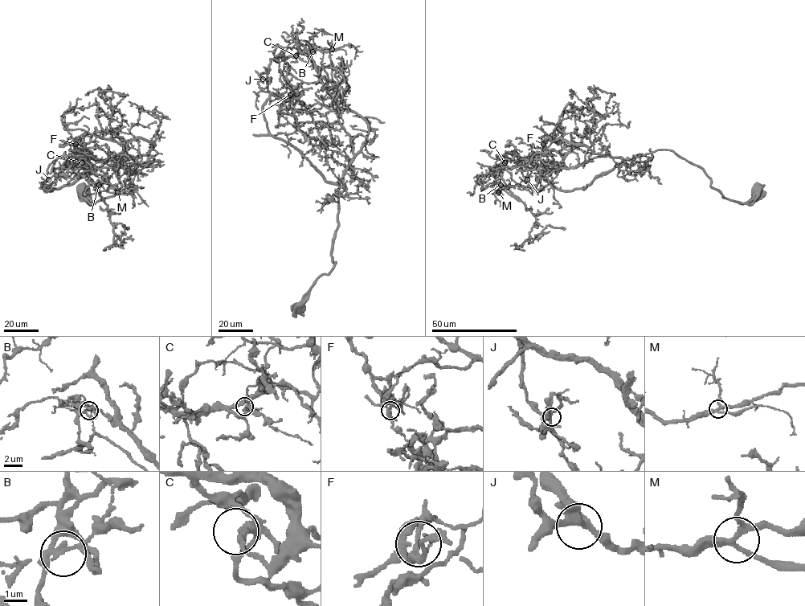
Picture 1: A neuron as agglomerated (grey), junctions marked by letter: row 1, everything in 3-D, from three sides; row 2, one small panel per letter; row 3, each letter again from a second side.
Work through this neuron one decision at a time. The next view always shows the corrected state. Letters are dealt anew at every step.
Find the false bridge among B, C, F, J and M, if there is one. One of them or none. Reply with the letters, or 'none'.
B

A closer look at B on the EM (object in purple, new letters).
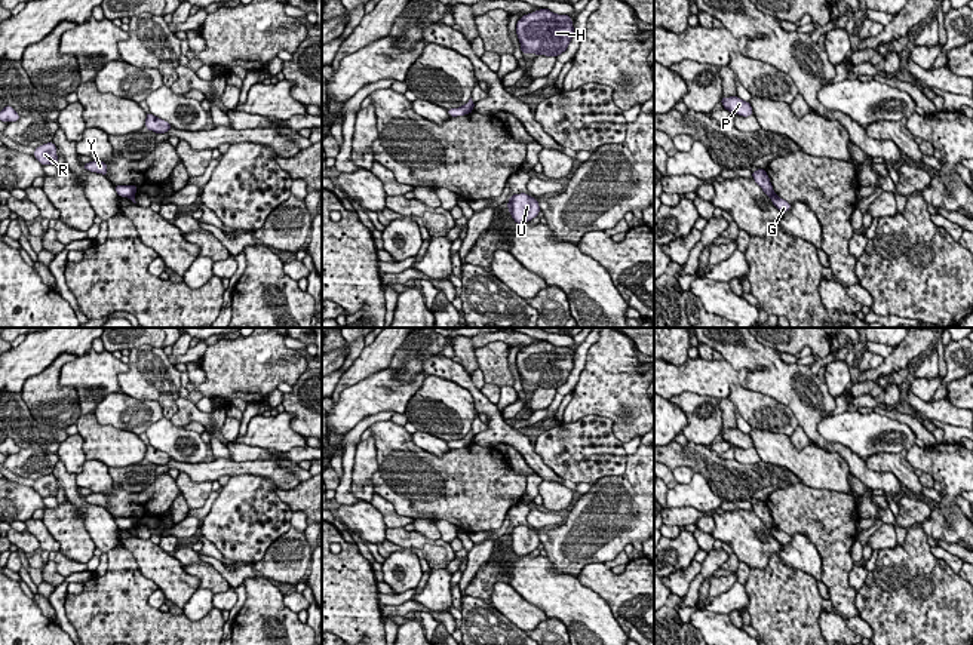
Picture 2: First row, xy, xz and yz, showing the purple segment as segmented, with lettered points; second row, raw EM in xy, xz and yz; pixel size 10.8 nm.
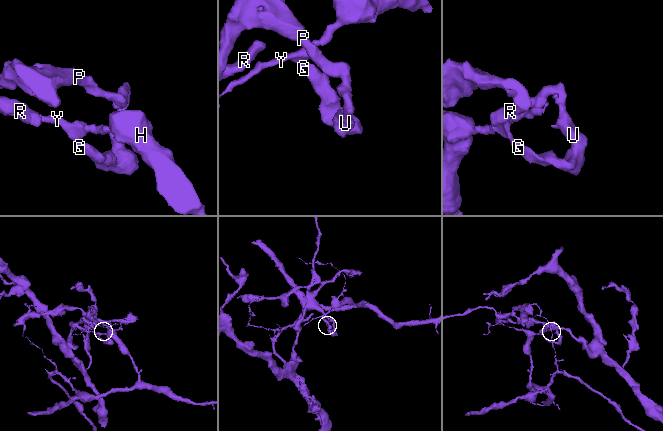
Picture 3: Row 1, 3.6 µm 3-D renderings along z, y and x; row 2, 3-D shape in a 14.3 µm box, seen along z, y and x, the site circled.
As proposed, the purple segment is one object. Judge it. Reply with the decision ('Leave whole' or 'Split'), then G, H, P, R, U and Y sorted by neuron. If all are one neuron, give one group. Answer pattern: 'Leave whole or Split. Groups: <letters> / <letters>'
Split. Groups: G P R U / H Y

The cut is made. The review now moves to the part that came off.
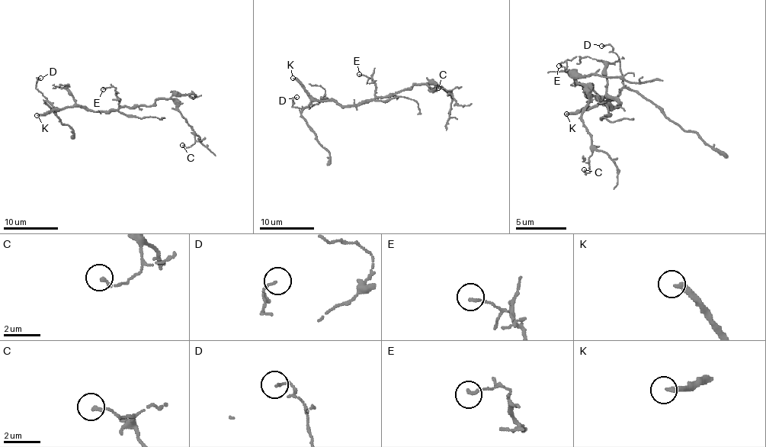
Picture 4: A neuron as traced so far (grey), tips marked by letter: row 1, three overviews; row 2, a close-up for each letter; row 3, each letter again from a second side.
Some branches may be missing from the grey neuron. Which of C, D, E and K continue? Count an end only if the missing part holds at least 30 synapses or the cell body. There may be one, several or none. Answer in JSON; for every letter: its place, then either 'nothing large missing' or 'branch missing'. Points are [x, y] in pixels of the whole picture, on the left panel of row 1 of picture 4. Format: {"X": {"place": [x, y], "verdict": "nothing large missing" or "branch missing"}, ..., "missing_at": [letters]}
{"C": {"place": [182, 145], "verdict": "nothing large missing"}, "D": {"place": [40, 78], "verdict": "nothing large missing"}, "E": {"place": [103, 89], "verdict": "nothing large missing"}, "K": {"place": [36, 115], "verdict": "branch missing"}, "missing_at": ["K"]}

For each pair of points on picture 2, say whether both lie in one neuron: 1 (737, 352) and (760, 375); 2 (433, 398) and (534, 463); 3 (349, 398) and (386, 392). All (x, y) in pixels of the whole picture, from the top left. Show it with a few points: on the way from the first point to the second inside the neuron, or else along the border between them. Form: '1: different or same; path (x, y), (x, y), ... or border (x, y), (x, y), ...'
1: same; path (748, 353), (770, 369)
2: different; border (454, 383), (470, 393), (476, 411)
3: same; path (358, 398), (368, 398), (377, 393)

